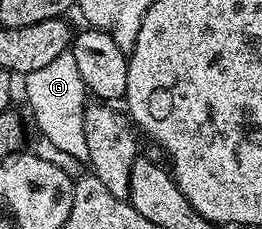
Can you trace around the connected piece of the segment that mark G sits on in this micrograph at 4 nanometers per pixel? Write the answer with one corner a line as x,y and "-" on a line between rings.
65,52
57,55
53,63
48,63
46,67
40,67
38,71
26,74
23,89
27,92
27,105
31,108
31,117
35,120
35,125
39,128
37,131
39,137
44,137
60,151
73,155
74,158
86,163
89,159
89,146
85,139
85,119
83,110
89,104
89,94
85,83
81,79
81,71
77,68
77,59
73,59
71,52

